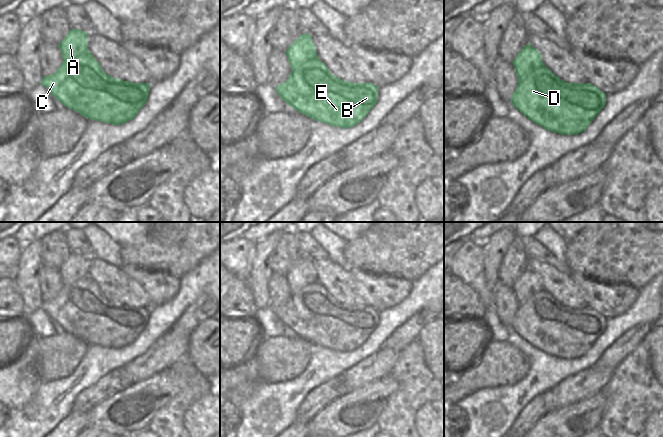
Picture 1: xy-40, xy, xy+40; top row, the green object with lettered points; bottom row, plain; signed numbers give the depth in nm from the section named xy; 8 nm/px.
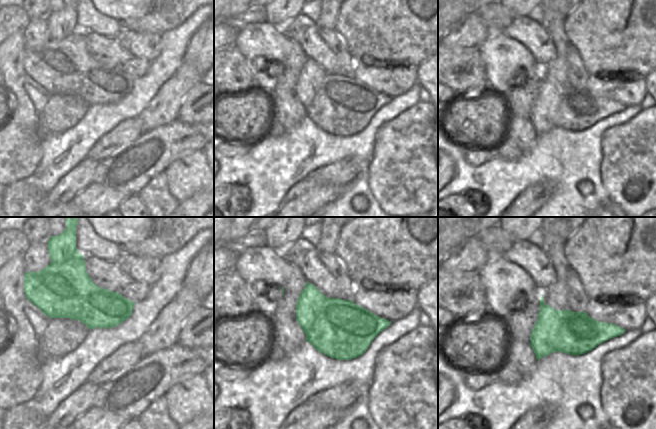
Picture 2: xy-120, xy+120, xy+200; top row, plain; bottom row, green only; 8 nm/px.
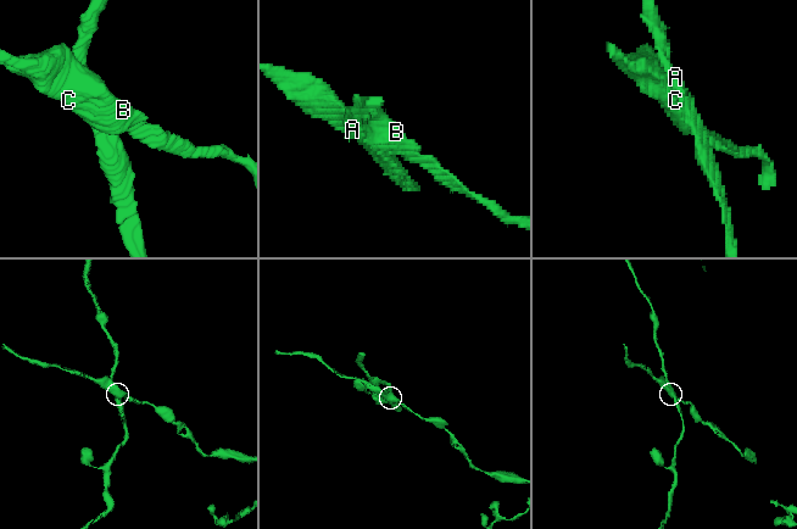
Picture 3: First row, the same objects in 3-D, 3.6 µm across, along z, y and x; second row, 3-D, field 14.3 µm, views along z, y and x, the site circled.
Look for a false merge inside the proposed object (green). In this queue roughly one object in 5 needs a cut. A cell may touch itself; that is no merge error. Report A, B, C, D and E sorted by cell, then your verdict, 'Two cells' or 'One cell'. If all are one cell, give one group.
Groups: A / B C D E. Two cells.

